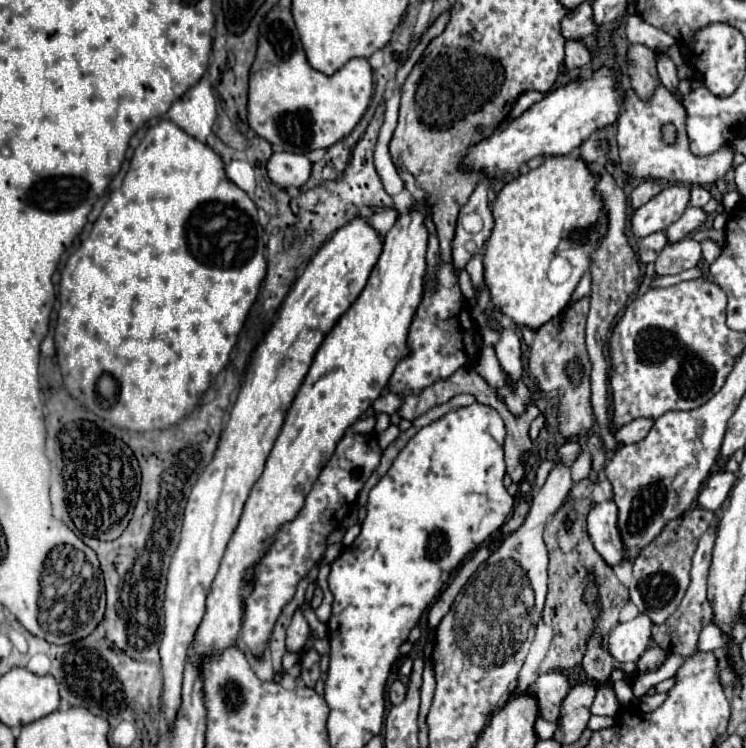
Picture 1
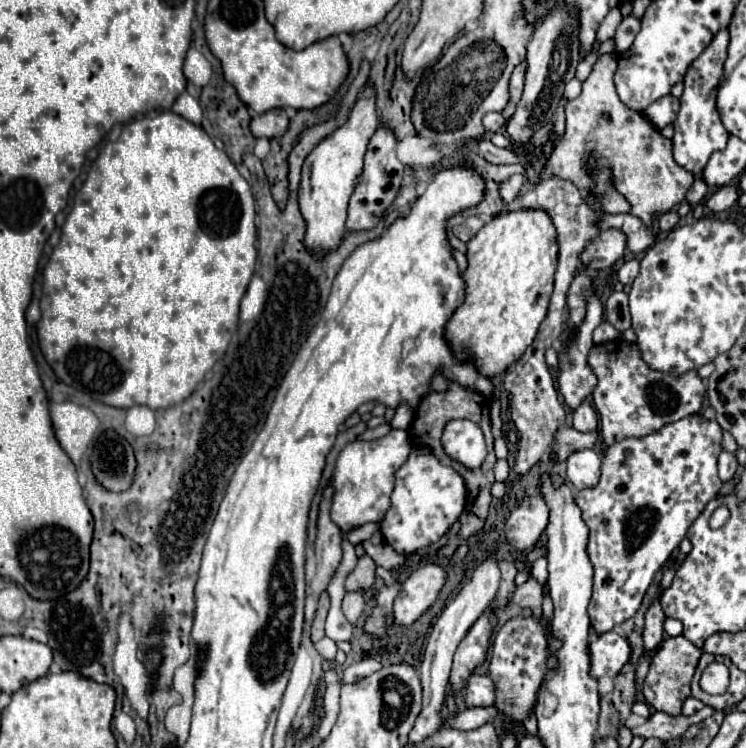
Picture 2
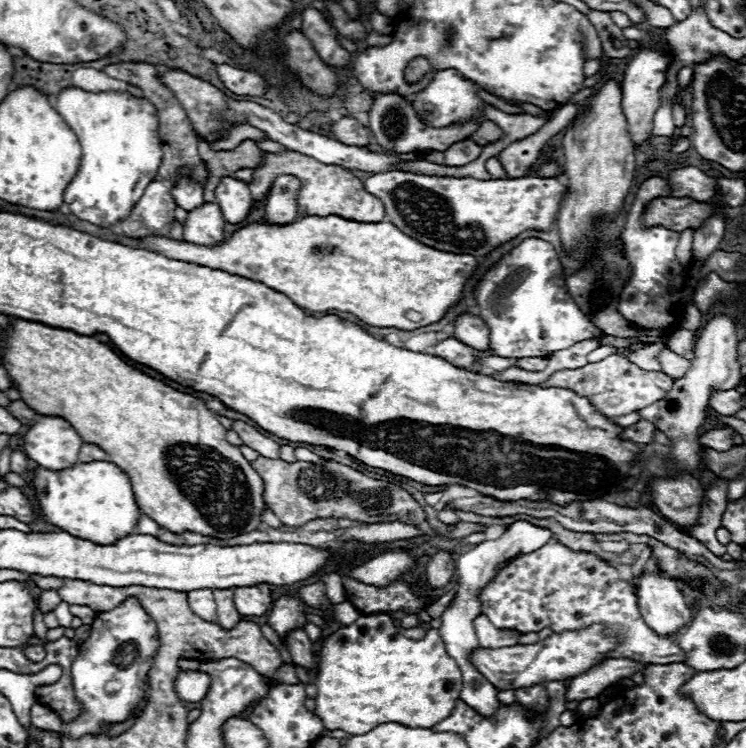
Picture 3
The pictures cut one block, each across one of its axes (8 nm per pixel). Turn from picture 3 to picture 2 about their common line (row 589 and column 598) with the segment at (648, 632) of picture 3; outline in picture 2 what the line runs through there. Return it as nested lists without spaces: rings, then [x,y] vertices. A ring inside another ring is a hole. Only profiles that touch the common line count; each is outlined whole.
[[[692,414],[678,422],[666,424],[662,430],[642,438],[624,438],[606,448],[602,458],[602,478],[592,490],[578,490],[576,504],[590,528],[588,556],[594,564],[594,592],[588,606],[592,628],[602,634],[616,624],[632,618],[654,578],[654,574],[670,560],[672,552],[684,540],[686,530],[704,510],[704,506],[718,494],[722,480],[718,478],[718,456],[722,452],[722,428],[716,420],[702,420]]]

